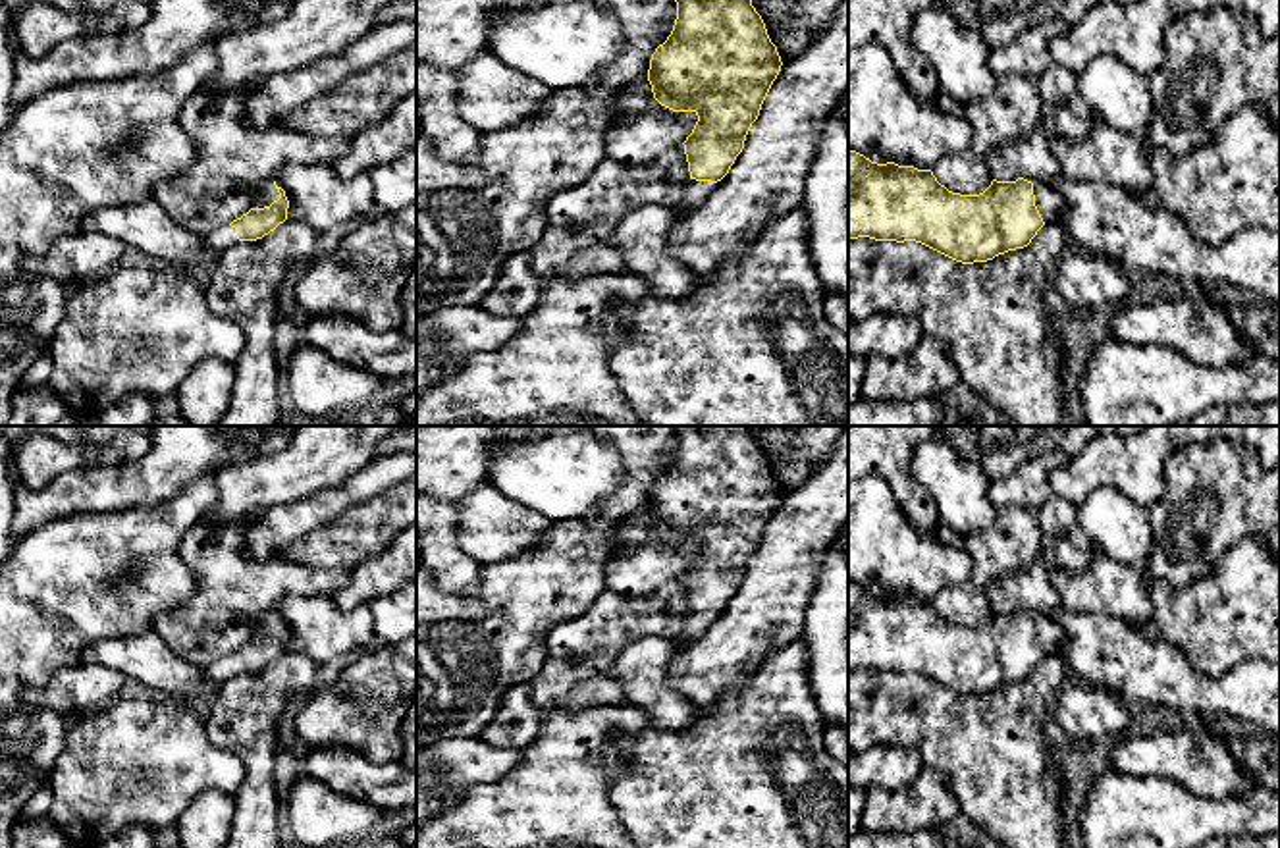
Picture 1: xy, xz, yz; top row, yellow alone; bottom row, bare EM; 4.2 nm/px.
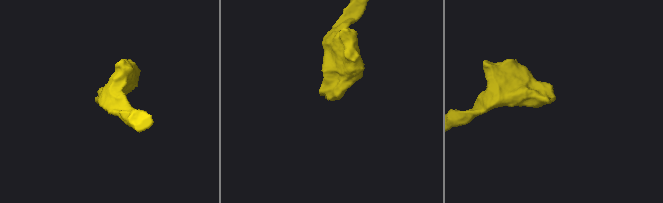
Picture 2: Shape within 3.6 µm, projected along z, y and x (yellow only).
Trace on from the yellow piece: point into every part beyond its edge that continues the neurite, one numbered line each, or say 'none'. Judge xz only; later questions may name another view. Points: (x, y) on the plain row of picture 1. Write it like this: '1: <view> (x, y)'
1: xz (696, 623)

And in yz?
1: yz (1047, 633)

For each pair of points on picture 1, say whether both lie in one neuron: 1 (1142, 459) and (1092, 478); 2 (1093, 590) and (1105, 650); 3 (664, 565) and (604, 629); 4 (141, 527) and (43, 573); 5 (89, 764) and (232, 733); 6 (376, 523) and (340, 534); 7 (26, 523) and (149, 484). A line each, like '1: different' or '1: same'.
1: same
2: different
3: different
4: same
5: different
6: same
7: same

